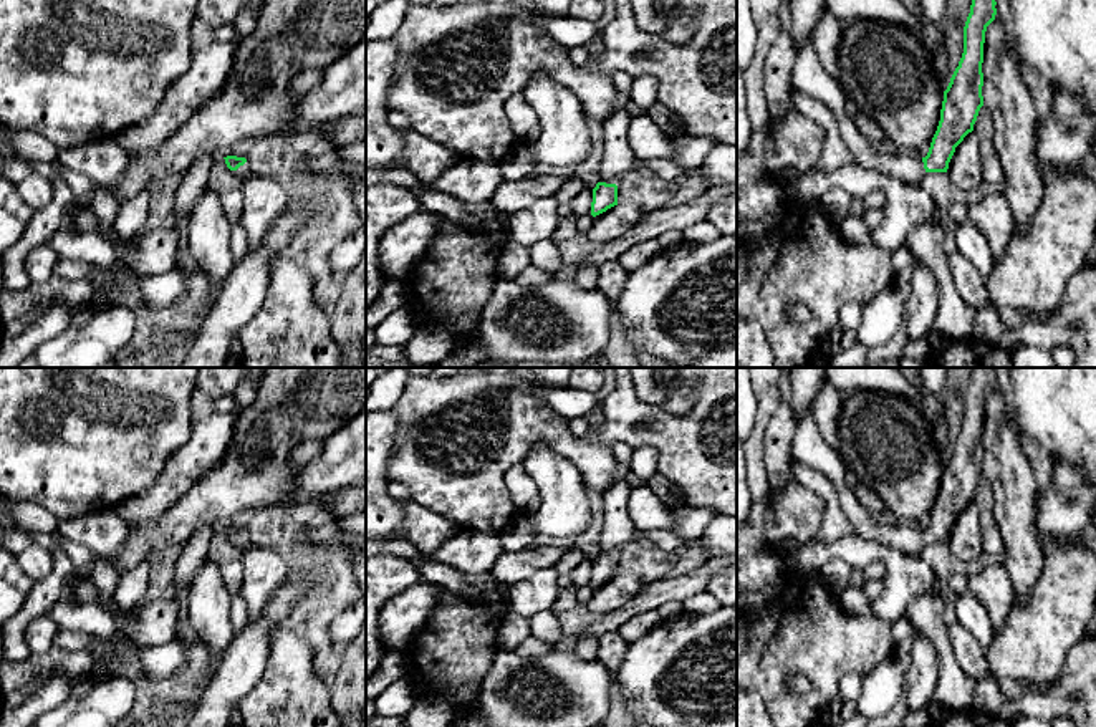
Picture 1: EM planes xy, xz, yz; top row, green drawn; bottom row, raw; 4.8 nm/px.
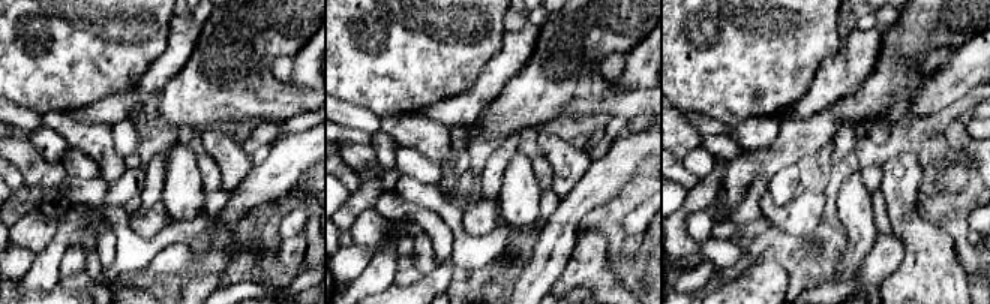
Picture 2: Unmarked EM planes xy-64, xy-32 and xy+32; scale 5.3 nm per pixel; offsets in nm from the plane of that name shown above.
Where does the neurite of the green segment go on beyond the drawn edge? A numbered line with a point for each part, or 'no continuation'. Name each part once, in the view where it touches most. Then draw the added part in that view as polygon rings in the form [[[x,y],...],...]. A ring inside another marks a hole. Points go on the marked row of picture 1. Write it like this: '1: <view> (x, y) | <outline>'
1: xz (618, 159) | [[[626,109],[613,111],[604,119],[604,152],[598,169],[599,182],[619,184],[637,166],[636,156],[627,144],[631,116]]]

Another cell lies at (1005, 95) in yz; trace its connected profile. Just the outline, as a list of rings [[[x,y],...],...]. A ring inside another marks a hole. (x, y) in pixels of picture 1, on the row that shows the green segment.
[[[992,22],[983,43],[983,106],[993,119],[993,149],[1005,174],[1013,232],[1025,234],[1043,199],[1043,167],[1035,154],[1038,116],[1007,30]]]

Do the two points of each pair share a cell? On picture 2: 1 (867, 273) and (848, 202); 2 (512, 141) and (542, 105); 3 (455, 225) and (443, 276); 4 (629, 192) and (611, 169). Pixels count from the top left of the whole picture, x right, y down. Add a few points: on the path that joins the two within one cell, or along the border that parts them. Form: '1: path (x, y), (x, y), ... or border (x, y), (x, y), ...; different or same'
1: border (879, 234), (852, 280); different
2: border (518, 129), (509, 135); different
3: path (458, 237), (458, 259), (453, 264); same
4: border (645, 157), (638, 169), (596, 207); different

